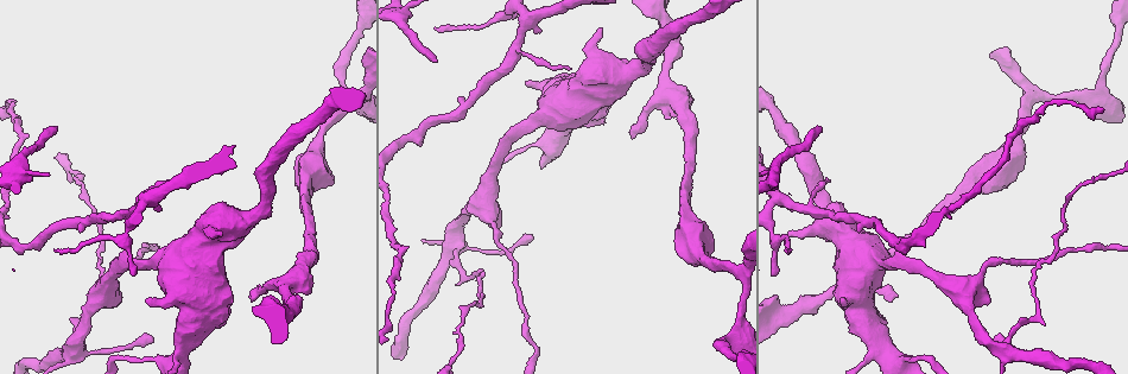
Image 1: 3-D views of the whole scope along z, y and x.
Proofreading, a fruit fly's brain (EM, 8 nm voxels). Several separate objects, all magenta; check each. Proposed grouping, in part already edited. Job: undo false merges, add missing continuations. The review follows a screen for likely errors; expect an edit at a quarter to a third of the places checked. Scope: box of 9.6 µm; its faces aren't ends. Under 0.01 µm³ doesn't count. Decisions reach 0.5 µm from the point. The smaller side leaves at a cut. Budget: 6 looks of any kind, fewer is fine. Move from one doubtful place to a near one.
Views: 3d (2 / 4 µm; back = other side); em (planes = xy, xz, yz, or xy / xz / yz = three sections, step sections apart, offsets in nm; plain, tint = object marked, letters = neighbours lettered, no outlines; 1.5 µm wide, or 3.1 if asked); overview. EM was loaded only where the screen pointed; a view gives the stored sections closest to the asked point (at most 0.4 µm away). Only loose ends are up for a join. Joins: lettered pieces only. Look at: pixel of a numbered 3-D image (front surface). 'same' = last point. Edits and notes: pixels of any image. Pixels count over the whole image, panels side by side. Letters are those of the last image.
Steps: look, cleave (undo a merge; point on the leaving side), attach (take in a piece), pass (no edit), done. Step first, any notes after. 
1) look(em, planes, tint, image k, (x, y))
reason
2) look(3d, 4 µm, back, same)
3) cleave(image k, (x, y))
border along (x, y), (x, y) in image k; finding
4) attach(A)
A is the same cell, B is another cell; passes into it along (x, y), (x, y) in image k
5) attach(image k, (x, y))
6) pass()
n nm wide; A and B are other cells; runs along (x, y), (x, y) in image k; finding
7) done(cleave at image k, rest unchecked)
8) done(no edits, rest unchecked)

look(3d, 2 µm, image 1, (819, 127))
an open end

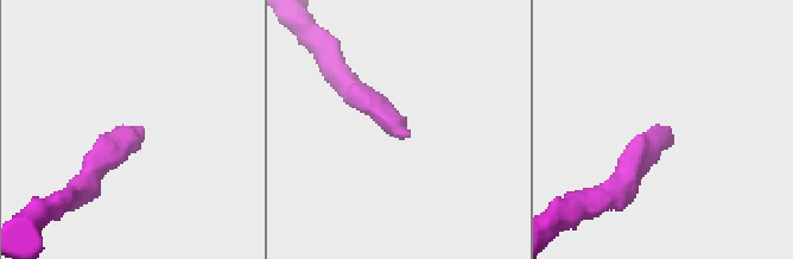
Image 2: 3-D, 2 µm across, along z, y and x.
look(em, planes, tint, image 2, (666, 131))

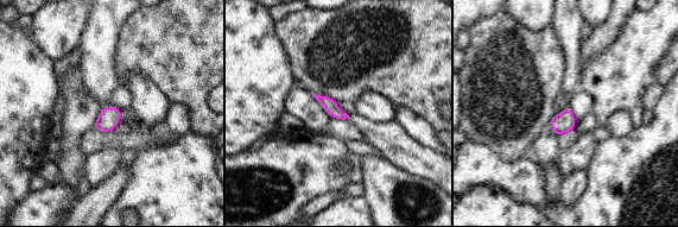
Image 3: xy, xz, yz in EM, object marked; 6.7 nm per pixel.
look(em, planes, letters, same)

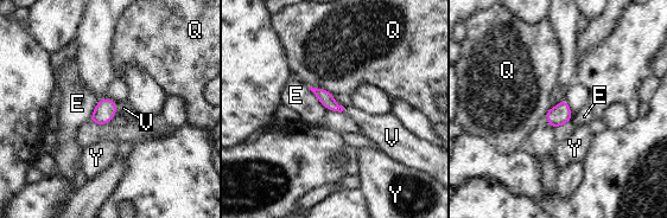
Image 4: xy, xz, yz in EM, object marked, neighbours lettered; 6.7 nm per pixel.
attach(V)
V is the same cell, E, Q and Y are other cells; passes into it along (106, 109), (115, 108), (124, 108) in image 4; the cell continues

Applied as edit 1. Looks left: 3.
look(3d, 2 µm, image 1, (1001, 349))
sudden change in width

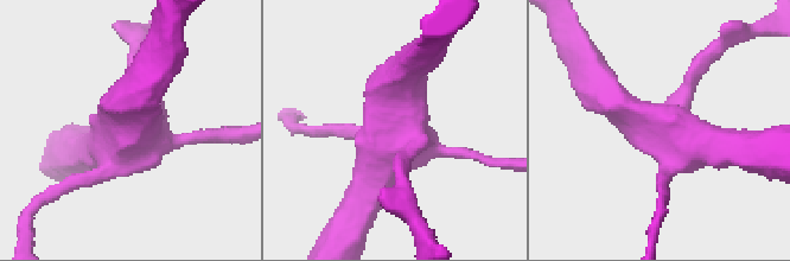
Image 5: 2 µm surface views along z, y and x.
look(em, planes, letters, image 5, (142, 122))

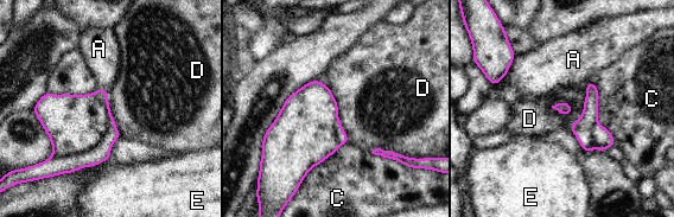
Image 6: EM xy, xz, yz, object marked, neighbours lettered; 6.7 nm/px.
cleave(image 6, (101, 153))
80 nm wide; A, C, D and E are other cells; two cells meet here

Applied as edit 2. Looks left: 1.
done(attach at image 4, cleave at image 6, rest unchecked)

